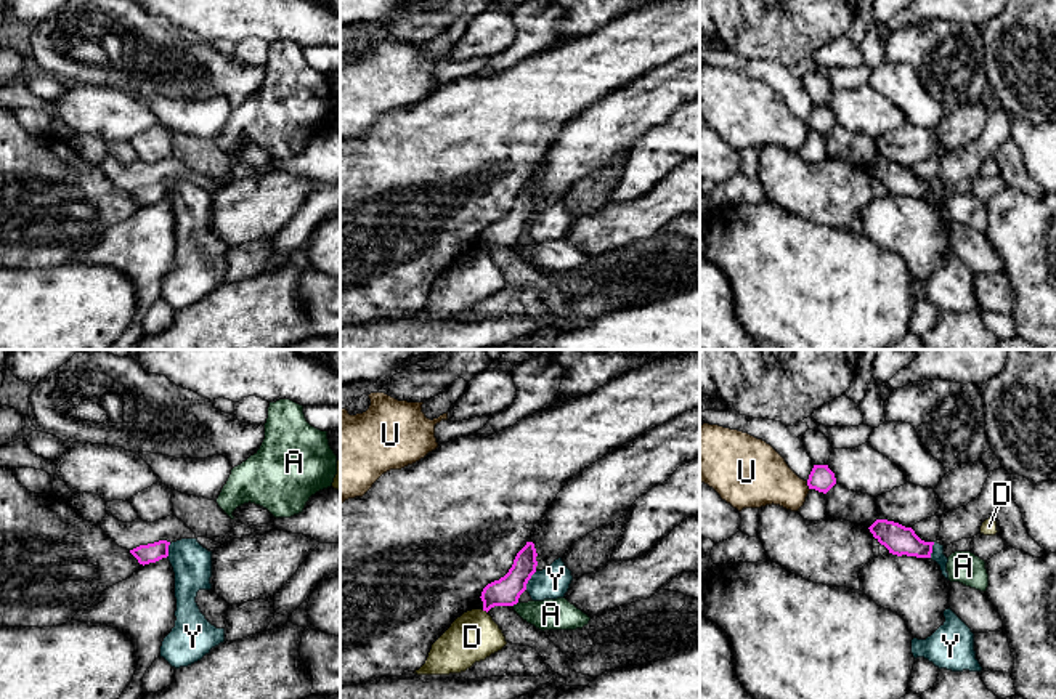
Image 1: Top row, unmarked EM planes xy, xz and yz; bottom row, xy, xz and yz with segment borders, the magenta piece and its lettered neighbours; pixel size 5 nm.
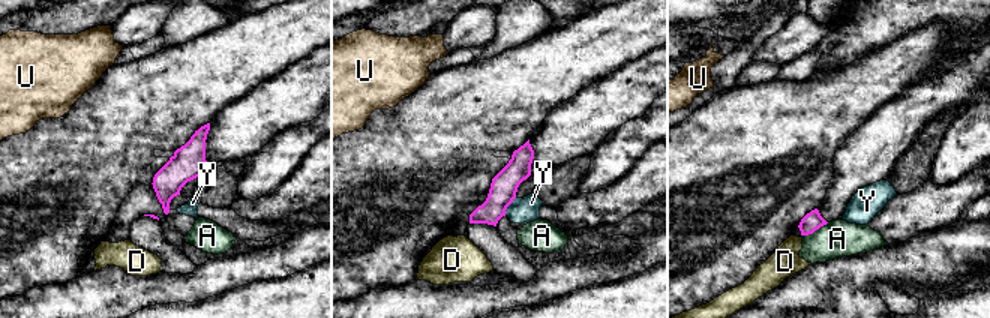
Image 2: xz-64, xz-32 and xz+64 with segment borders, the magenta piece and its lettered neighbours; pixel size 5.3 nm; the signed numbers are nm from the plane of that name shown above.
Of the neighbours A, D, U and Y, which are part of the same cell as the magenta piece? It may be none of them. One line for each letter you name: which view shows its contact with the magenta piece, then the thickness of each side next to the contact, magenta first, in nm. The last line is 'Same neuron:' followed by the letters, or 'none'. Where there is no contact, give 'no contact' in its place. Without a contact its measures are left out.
Same neuron: none

